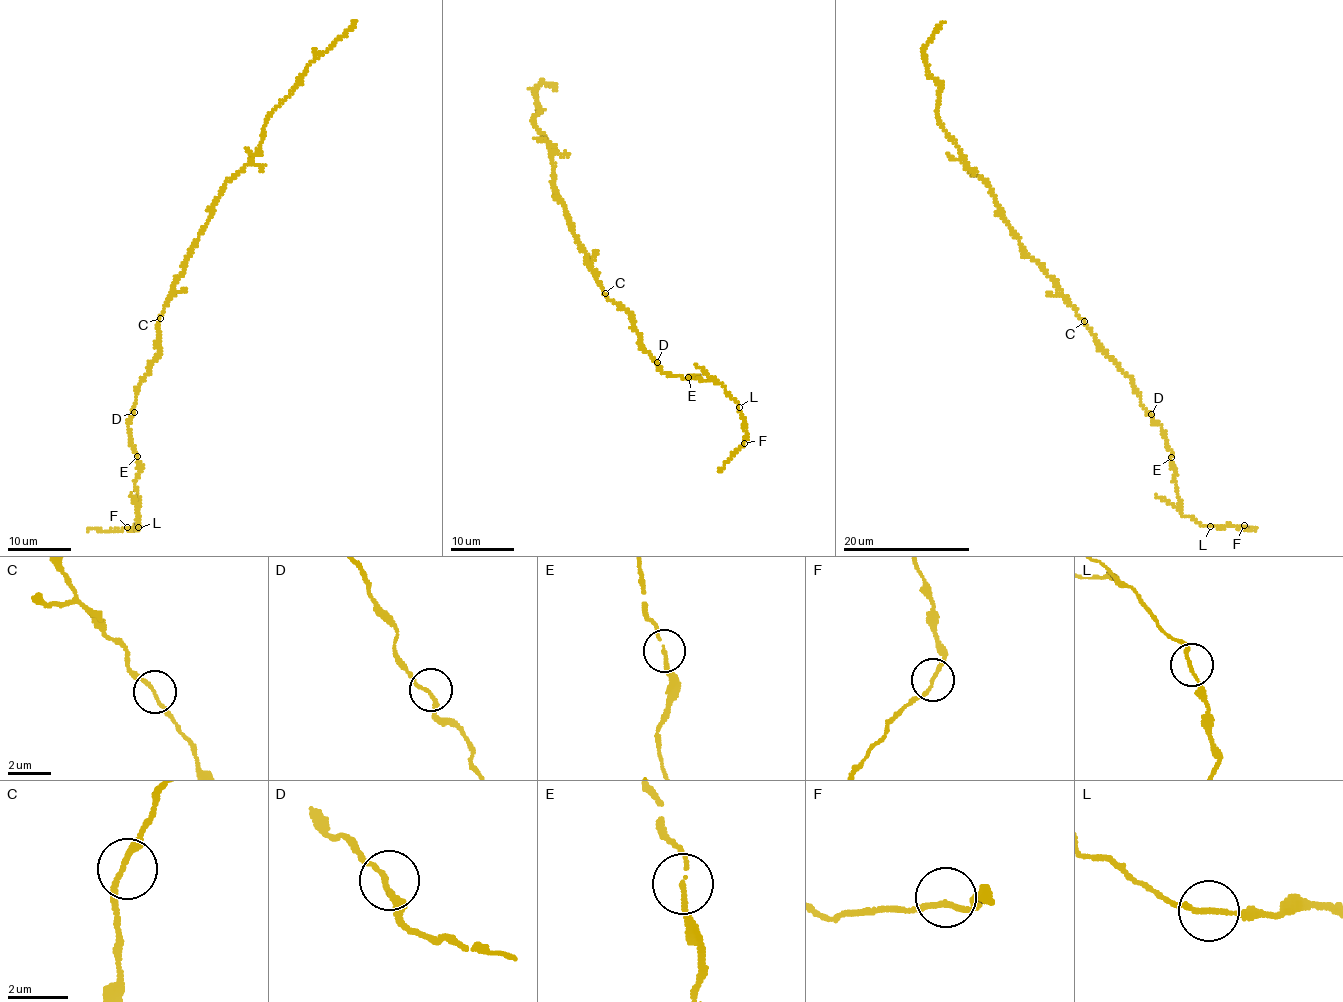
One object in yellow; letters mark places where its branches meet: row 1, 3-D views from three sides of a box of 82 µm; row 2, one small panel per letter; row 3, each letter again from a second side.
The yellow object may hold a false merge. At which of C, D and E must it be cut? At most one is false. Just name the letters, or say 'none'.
E

